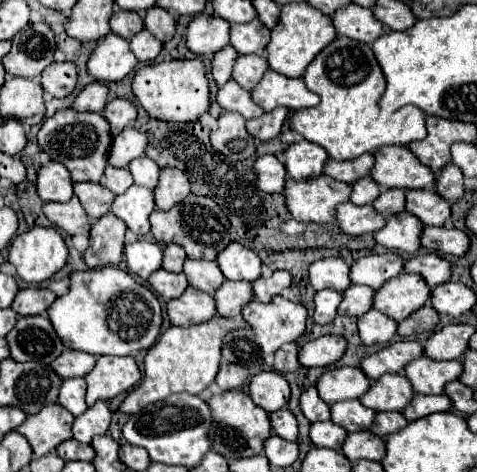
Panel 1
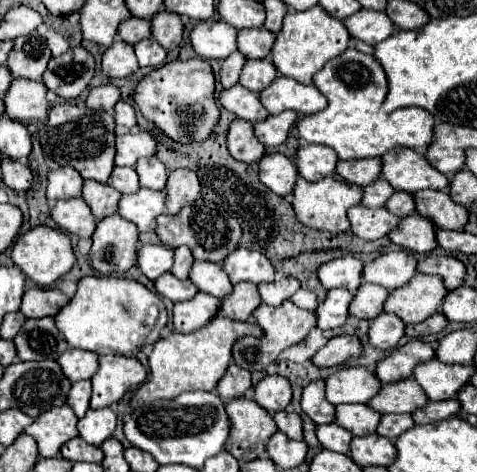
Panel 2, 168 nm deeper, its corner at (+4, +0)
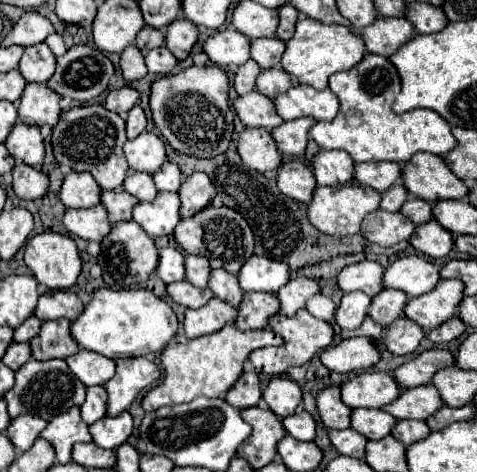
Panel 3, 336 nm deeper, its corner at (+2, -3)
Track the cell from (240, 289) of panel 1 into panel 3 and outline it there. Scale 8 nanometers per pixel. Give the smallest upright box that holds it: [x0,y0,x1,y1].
[236,294,280,330]

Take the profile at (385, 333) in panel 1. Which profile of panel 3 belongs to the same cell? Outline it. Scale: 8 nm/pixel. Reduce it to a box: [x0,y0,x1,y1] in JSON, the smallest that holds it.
[382,316,426,356]

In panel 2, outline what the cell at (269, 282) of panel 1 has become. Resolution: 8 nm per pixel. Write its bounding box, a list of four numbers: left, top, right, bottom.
[258,277,300,305]

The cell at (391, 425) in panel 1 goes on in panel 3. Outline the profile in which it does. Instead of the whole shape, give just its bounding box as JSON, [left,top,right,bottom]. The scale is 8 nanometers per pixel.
[392,420,430,446]

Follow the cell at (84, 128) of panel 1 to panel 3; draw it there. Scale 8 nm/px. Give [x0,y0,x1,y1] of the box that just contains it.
[52,104,128,190]

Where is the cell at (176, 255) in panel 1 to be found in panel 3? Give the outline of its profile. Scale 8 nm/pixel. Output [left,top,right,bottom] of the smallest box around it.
[186,254,210,288]

